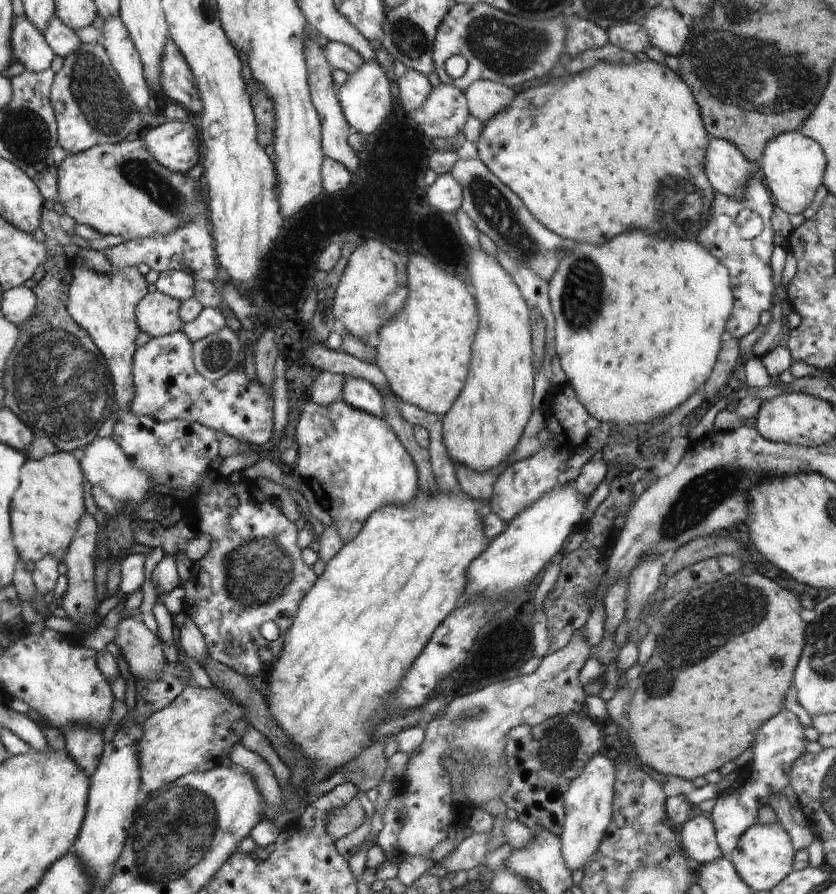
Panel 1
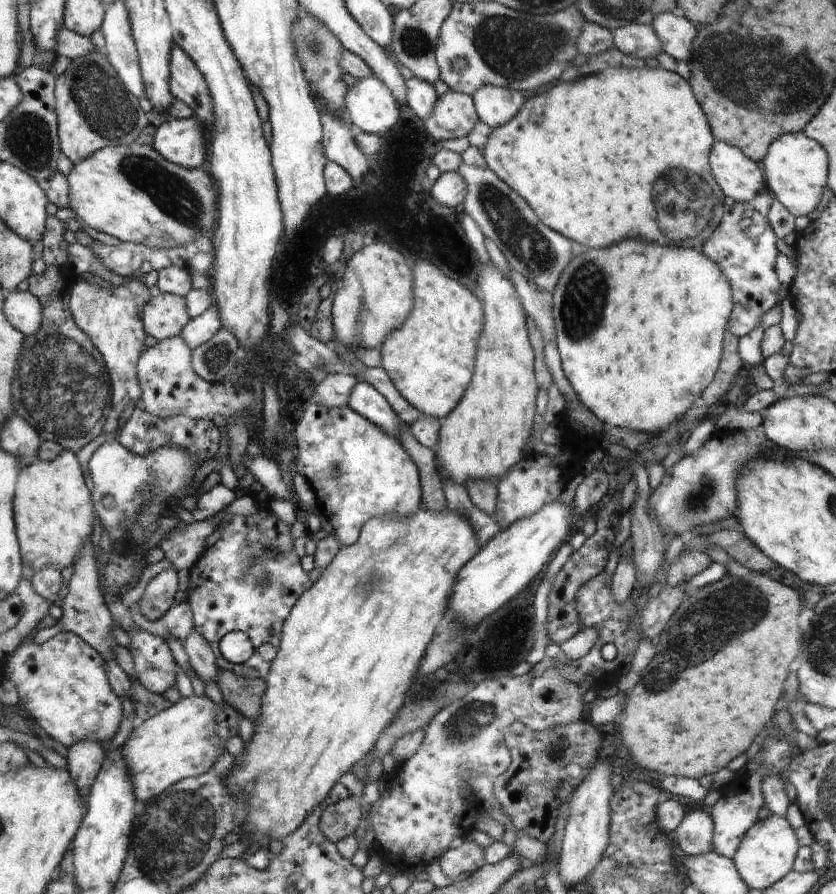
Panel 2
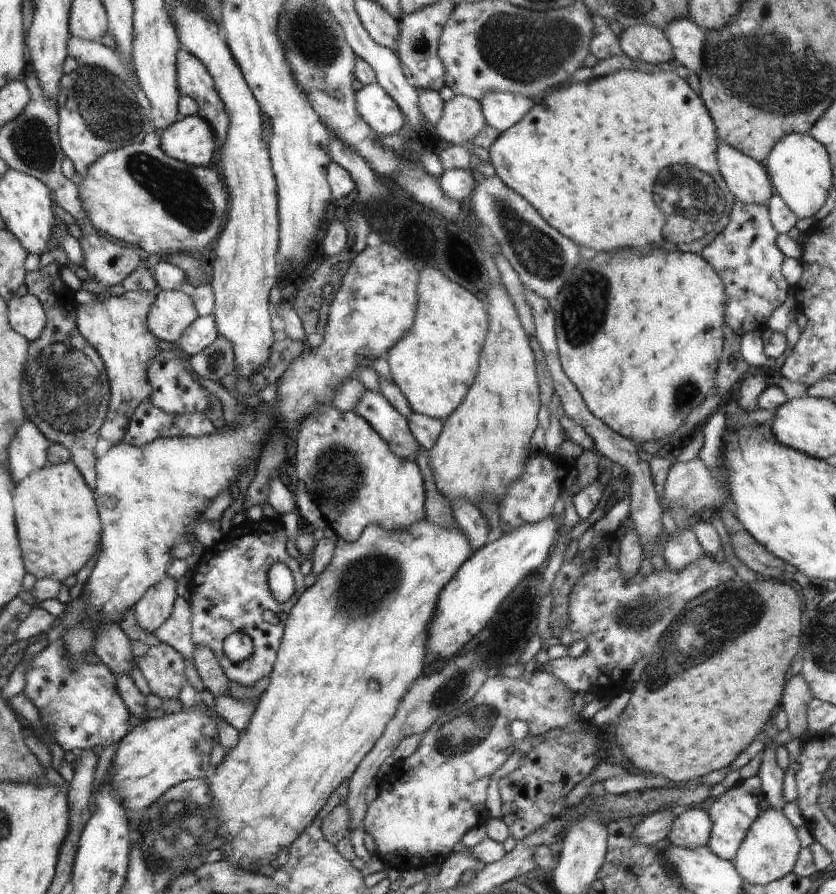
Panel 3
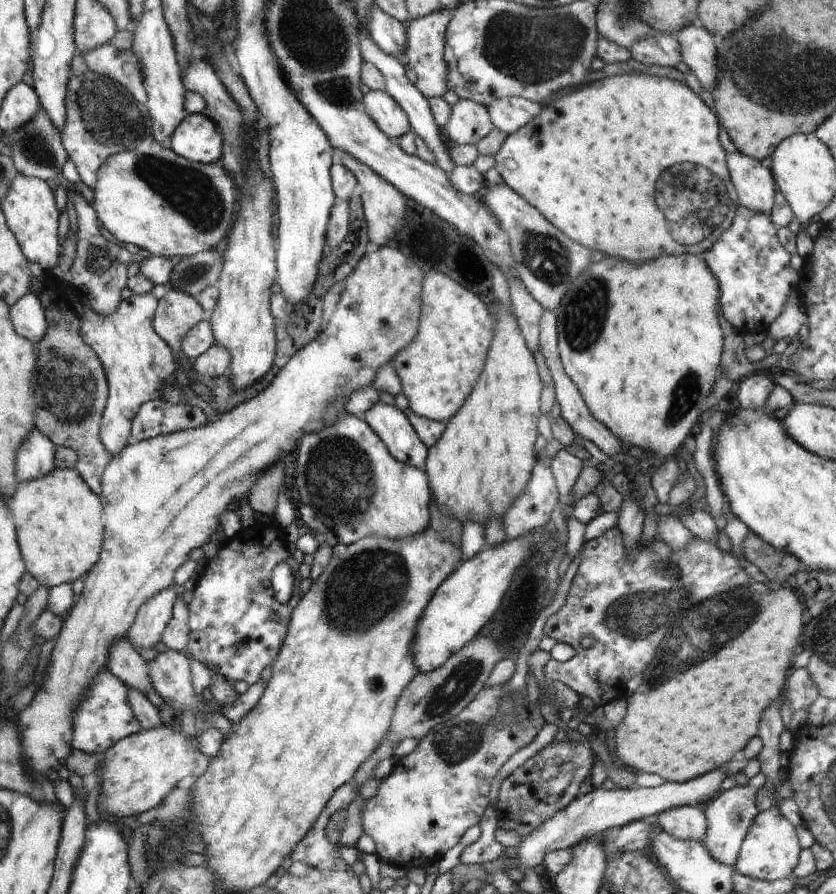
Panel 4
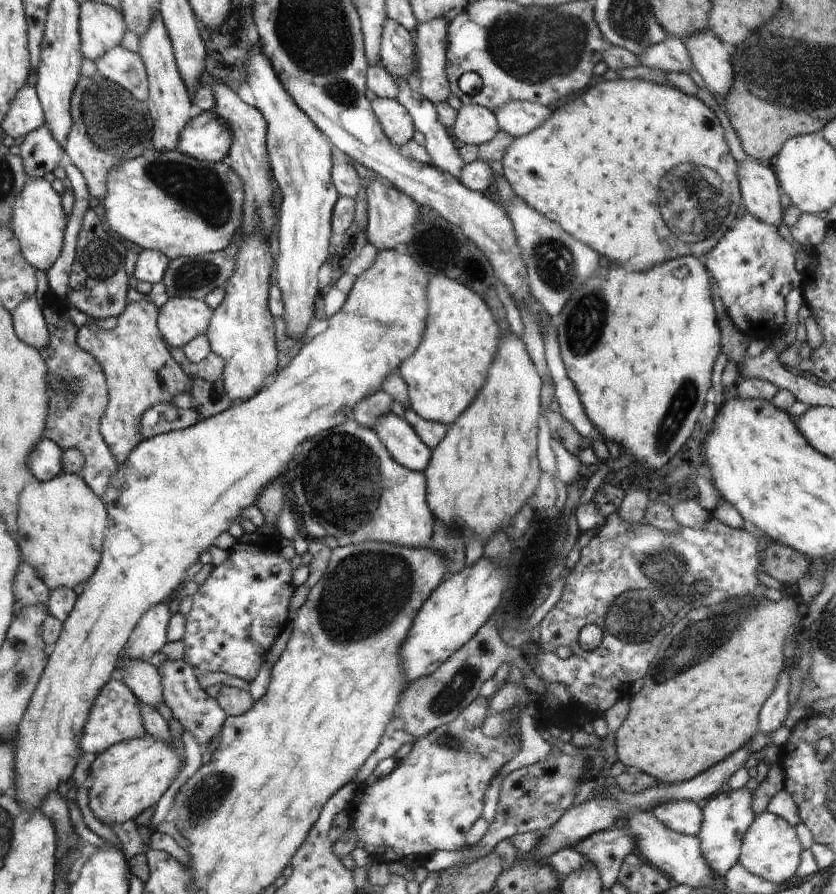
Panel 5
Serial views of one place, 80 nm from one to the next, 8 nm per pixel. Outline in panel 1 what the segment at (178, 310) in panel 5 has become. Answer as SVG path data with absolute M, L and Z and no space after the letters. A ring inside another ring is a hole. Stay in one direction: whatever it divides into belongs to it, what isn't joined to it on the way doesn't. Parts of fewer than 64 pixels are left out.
M159 291L148 292L136 310L139 330L148 333L150 337L162 337L182 331L184 325L178 314L180 306L178 300L166 294Z

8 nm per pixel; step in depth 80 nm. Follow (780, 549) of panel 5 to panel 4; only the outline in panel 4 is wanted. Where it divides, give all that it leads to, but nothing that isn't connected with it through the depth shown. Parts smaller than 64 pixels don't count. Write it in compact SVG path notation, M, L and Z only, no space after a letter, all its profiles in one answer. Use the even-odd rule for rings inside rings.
M754 532L748 533L741 546L748 562L752 562L758 570L764 572L773 584L779 585L780 582L786 581L800 568L801 560L790 553L776 550Z

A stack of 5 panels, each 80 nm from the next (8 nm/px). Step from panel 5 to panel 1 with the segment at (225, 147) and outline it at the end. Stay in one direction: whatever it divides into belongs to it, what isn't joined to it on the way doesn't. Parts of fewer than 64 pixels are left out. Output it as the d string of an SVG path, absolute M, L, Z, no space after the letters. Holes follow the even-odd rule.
M167 121L162 126L145 128L140 137L152 158L166 170L186 174L198 164L194 124Z

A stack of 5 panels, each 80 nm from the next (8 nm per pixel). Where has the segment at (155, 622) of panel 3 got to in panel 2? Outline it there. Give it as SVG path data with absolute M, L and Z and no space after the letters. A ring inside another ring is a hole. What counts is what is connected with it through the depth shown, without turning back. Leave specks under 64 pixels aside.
M171 567L158 573L144 590L140 602L140 612L147 621L158 621L174 605L178 589L177 570Z

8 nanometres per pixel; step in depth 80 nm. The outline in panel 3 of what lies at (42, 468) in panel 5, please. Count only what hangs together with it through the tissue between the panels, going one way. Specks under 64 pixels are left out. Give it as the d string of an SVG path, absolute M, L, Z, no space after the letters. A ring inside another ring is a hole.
M26 422L24 426L20 426L20 432L16 434L16 440L12 438L12 444L8 450L8 455L12 456L8 460L9 470L12 470L12 478L16 478L16 484L20 480L24 480L26 476L30 476L32 472L38 472L40 468L49 465L48 446L51 446L51 443L43 436L43 432L35 424Z

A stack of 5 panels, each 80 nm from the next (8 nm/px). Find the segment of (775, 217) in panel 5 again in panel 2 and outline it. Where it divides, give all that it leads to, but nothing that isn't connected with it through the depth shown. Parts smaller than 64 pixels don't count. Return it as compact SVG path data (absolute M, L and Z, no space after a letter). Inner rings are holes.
M715 139L708 164L718 188L729 201L748 203L766 189L760 164L747 158L734 145Z

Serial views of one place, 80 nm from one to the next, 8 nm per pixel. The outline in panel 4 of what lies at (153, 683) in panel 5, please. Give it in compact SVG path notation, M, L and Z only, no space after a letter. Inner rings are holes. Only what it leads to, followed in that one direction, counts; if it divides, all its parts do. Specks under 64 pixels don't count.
M126 638L121 639L109 653L108 670L123 679L128 686L146 693L153 688L147 660L130 644Z

